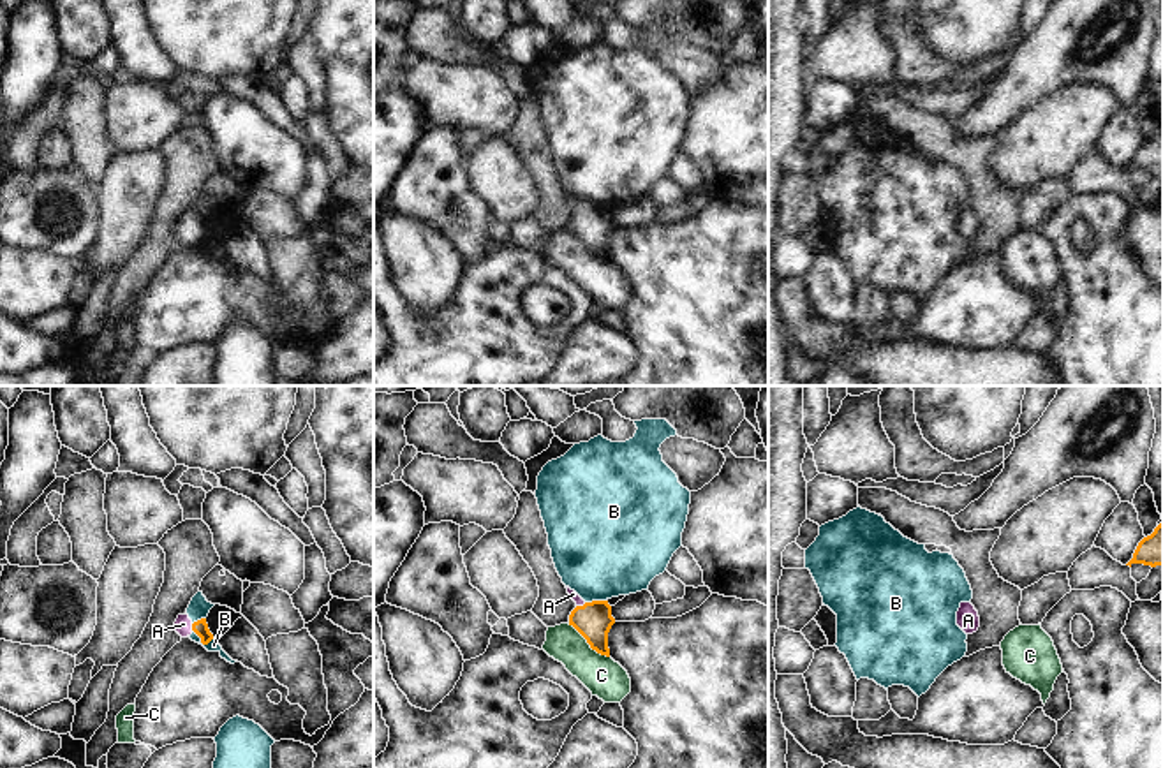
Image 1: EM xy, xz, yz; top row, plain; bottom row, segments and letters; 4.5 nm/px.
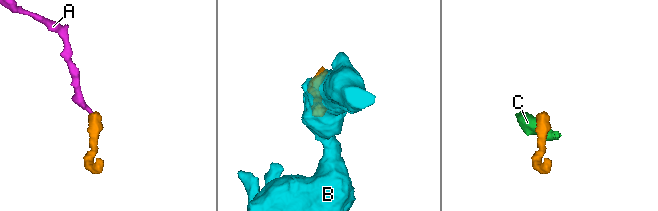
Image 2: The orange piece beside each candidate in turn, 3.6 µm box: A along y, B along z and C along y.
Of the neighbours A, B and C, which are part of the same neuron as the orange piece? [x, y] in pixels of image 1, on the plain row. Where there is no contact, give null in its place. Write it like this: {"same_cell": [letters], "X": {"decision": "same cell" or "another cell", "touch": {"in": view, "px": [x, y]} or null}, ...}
{"same_cell": ["A"], "A": {"decision": "same cell", "touch": {"in": "xy", "px": [192, 233]}}, "B": {"decision": "another cell", "touch": {"in": "xy", "px": [201, 247]}}, "C": {"decision": "another cell", "touch": {"in": "xz", "px": [587, 247]}}}

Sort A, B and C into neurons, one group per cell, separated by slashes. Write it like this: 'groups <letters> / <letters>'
groups A / B / C

